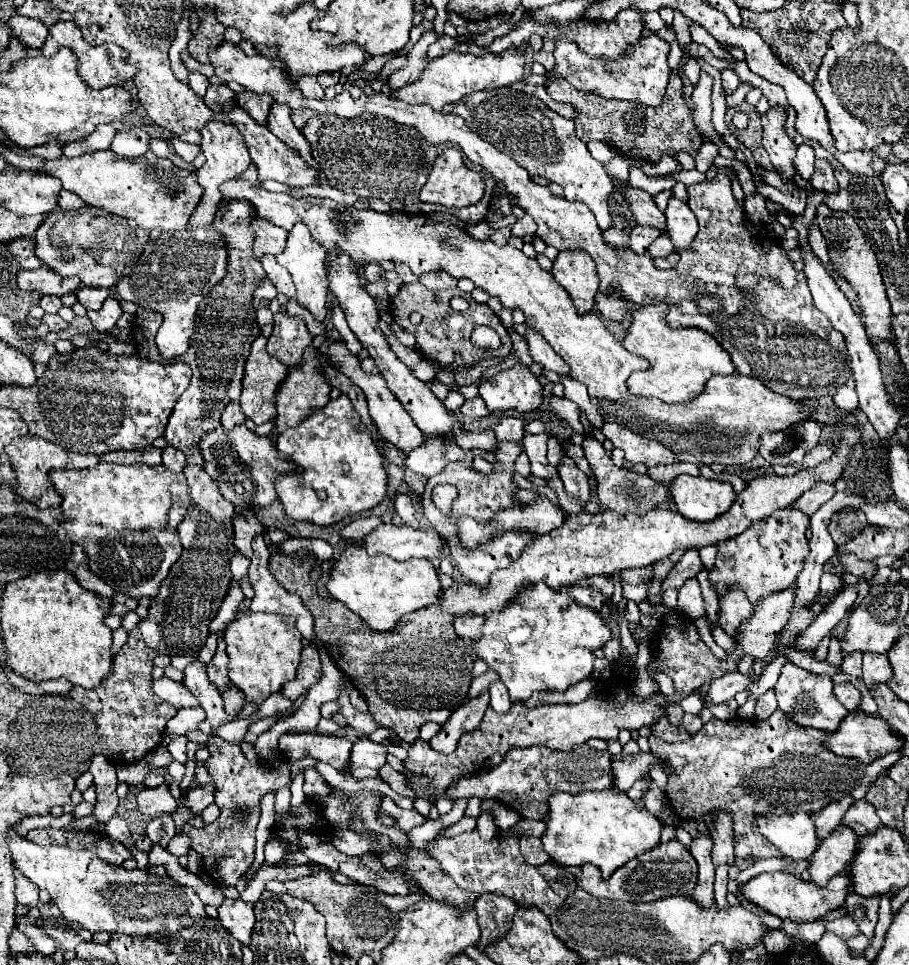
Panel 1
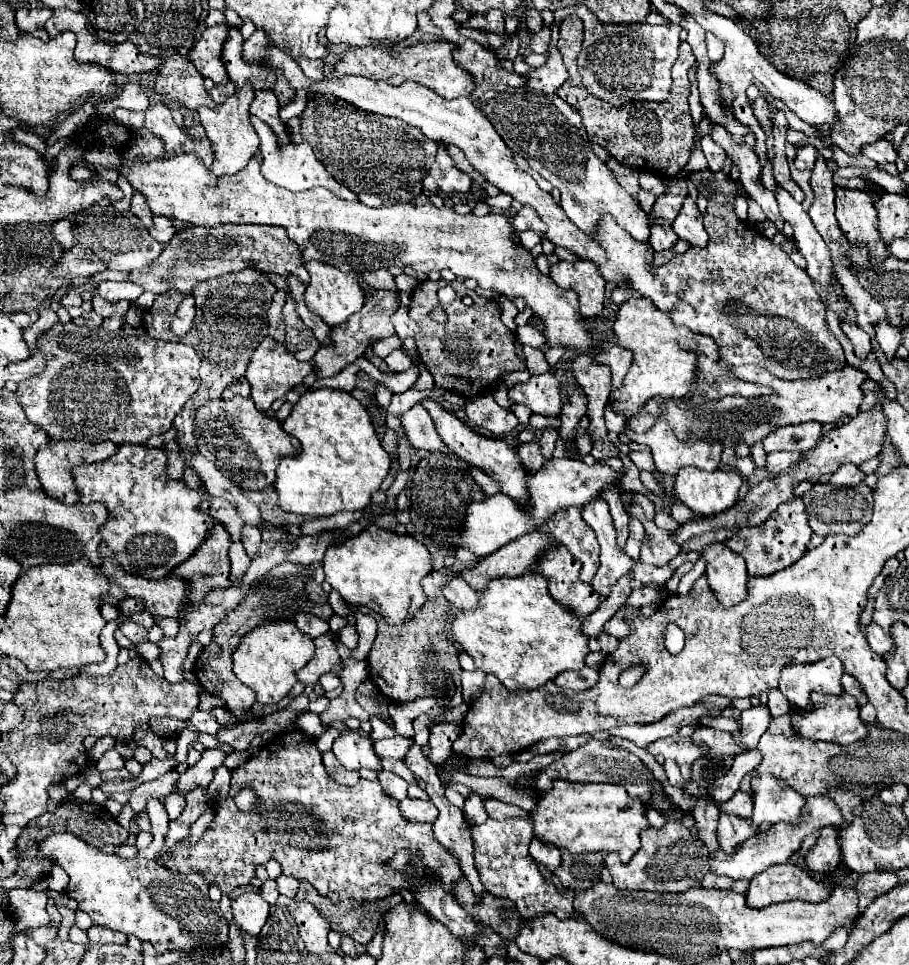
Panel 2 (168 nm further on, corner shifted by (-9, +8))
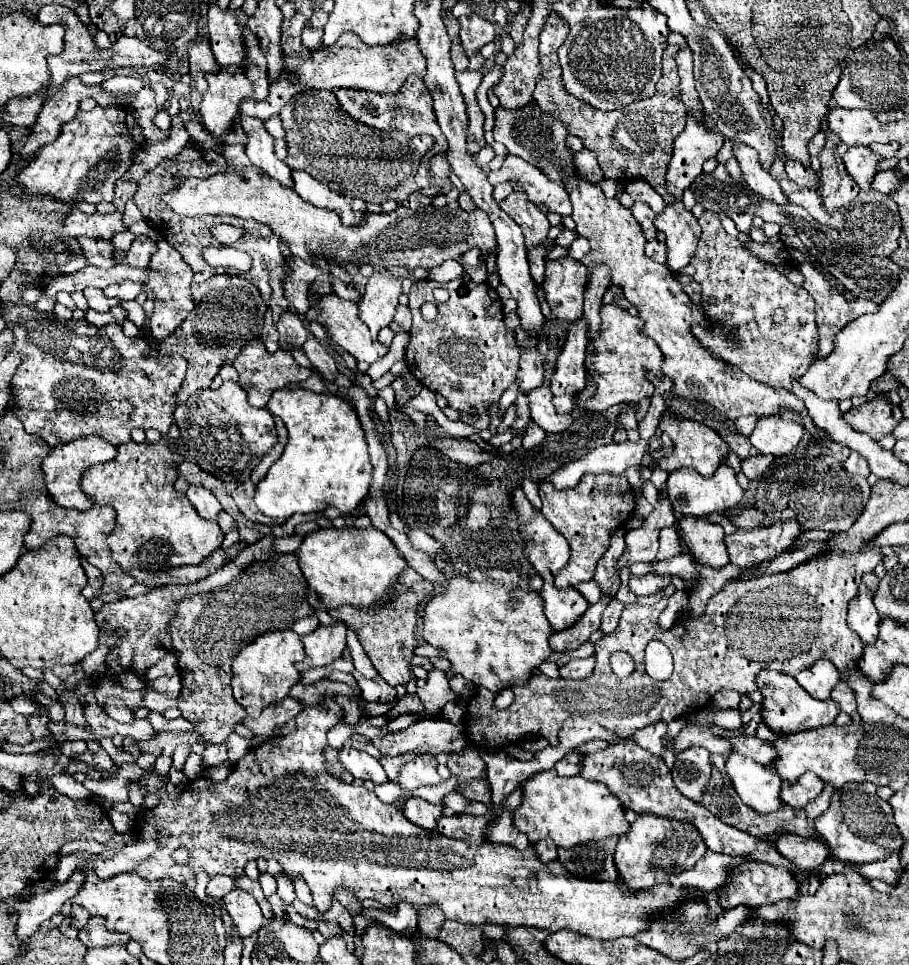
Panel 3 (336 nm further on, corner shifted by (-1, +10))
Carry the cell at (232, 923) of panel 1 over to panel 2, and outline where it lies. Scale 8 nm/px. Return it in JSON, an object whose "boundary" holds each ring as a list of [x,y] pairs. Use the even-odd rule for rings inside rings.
{"boundary":[[[245,892],[231,902],[235,922],[249,934],[257,936],[269,918],[269,904],[257,892]]]}

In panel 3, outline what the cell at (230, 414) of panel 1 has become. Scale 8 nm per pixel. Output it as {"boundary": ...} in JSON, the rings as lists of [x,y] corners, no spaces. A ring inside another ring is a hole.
{"boundary":[[[225,364],[225,366],[221,368],[221,372],[215,376],[215,380],[213,380],[211,388],[219,388],[219,386],[221,386],[221,382],[225,382],[225,380],[233,380],[233,382],[237,382],[237,380],[239,380],[239,376],[237,376],[237,372],[235,372],[235,368],[233,368],[231,364]]]}

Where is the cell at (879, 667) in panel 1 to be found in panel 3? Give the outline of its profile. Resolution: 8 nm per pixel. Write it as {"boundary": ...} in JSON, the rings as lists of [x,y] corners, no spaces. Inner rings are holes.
{"boundary":[[[859,586],[859,594],[849,602],[847,624],[853,632],[859,634],[865,646],[877,640],[879,616],[877,616],[877,608],[873,608],[873,594],[865,586]]]}

